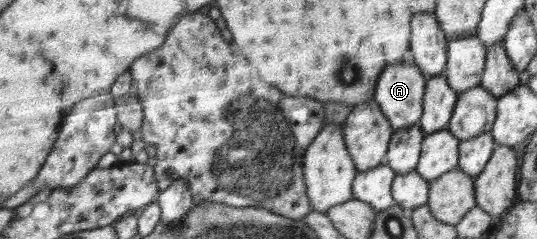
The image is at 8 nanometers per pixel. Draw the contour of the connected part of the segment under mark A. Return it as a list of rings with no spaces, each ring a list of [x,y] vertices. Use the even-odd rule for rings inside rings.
[[[414,65],[385,68],[386,75],[377,79],[378,95],[373,95],[372,99],[380,104],[394,131],[406,129],[421,119],[426,79]]]

